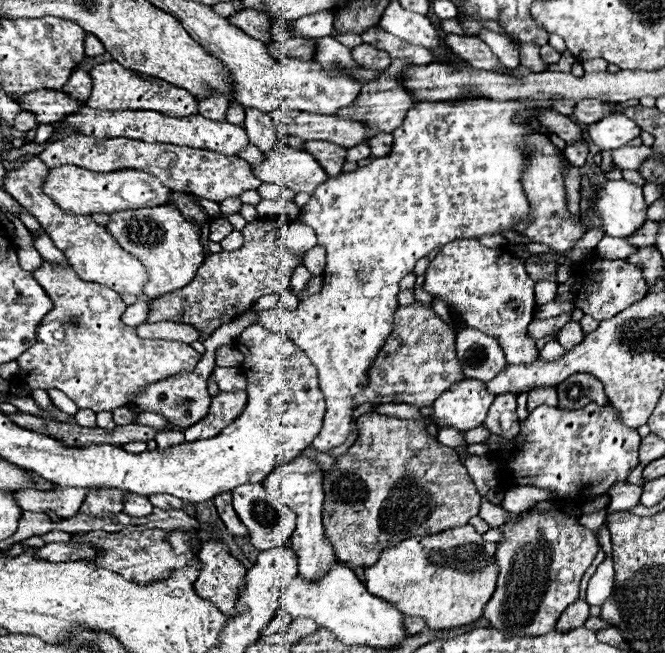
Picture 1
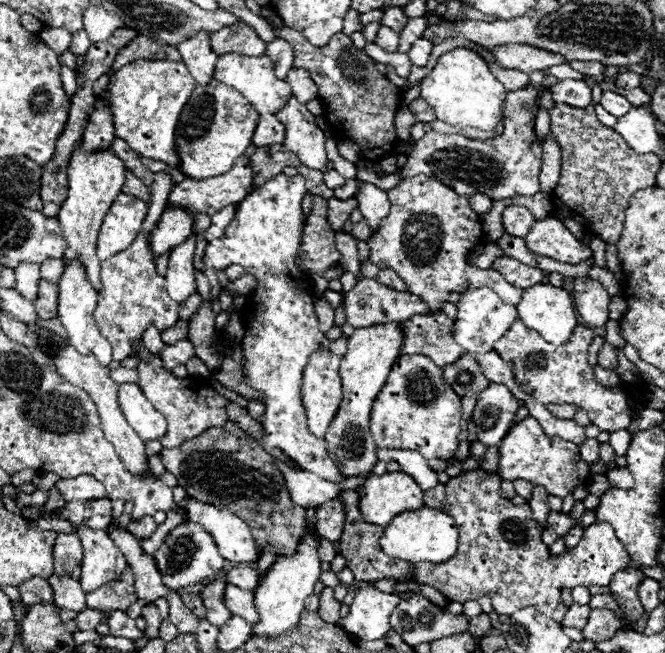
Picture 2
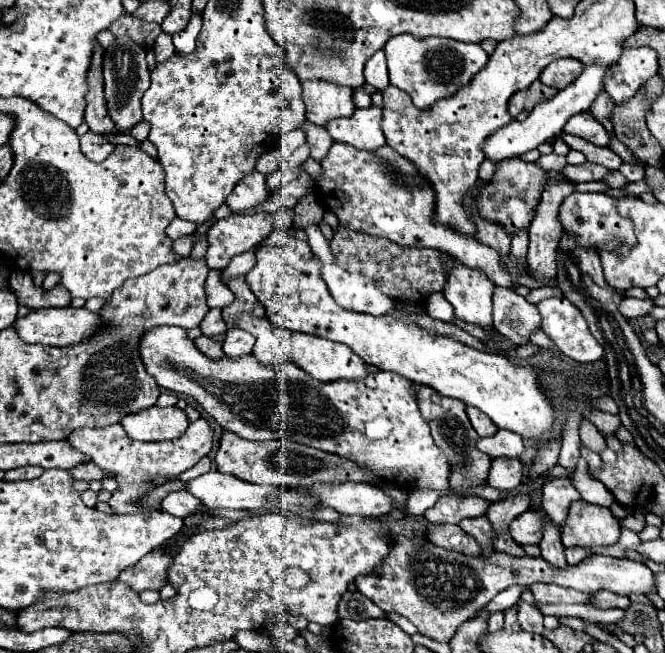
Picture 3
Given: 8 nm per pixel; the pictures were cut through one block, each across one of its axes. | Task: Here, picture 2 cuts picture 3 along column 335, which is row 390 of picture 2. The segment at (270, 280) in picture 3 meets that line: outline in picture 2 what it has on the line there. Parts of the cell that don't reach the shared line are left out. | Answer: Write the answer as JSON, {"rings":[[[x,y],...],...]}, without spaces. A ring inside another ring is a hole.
{"rings":[[[316,350],[302,372],[302,404],[308,418],[308,428],[314,436],[324,436],[328,424],[332,422],[338,404],[342,402],[342,382],[338,378],[340,368],[340,356],[328,352],[328,350]]]}

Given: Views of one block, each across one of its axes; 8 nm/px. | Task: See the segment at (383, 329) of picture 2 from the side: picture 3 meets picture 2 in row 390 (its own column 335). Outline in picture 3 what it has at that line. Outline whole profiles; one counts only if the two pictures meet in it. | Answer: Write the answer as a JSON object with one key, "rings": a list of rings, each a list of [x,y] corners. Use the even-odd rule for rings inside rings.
{"rings":[[[292,332],[290,344],[292,344],[290,360],[298,368],[302,368],[304,372],[308,372],[312,378],[316,378],[320,382],[326,382],[326,380],[330,382],[330,380],[340,380],[340,378],[360,380],[360,378],[366,376],[364,360],[360,356],[356,356],[344,344],[338,344],[338,342],[332,342],[332,340],[326,340],[326,338],[318,338],[318,336],[312,336],[312,334],[302,334],[302,332]]]}

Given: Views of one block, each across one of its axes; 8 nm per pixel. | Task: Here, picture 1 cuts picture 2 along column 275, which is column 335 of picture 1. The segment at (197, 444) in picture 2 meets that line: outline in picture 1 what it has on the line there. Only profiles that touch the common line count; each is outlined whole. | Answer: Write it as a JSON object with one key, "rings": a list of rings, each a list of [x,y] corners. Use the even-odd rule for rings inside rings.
{"rings":[[[376,412],[358,418],[358,440],[348,452],[336,458],[332,470],[324,472],[324,532],[328,534],[340,562],[350,566],[372,566],[380,552],[412,536],[430,536],[468,524],[478,514],[482,496],[468,476],[458,454],[442,446],[426,432],[422,420],[402,420]]]}

